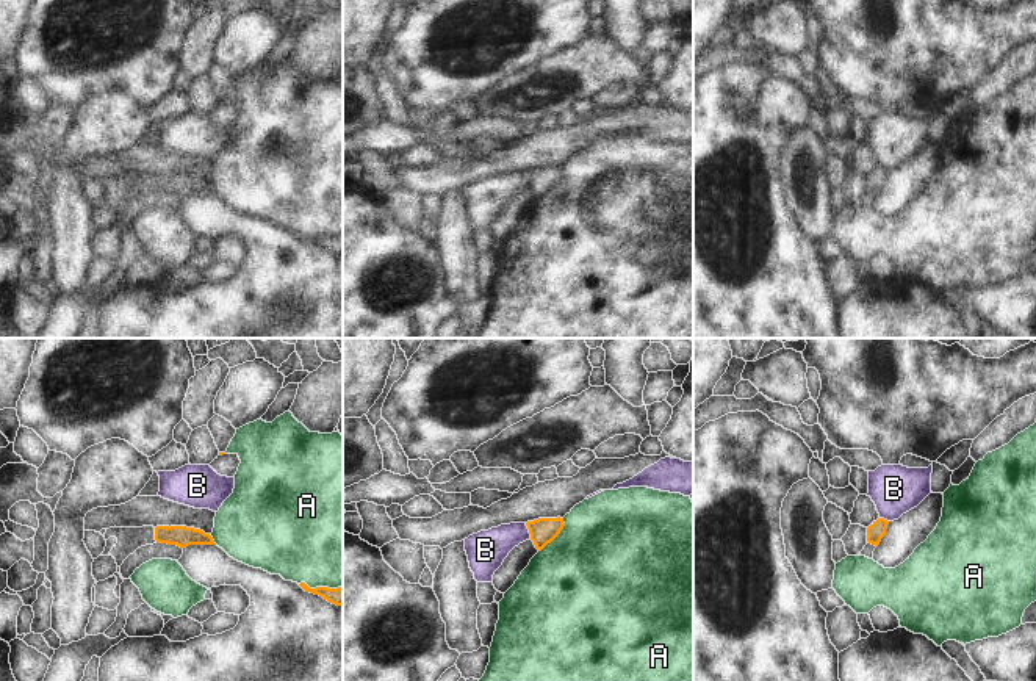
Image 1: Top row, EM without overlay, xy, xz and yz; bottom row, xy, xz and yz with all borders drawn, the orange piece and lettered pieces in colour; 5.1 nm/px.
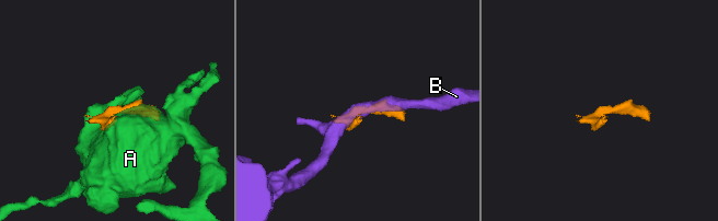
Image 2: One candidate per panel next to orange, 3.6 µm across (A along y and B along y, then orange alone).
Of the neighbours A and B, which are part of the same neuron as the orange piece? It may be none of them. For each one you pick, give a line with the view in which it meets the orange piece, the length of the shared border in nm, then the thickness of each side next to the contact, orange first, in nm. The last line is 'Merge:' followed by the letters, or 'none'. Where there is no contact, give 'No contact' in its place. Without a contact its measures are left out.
Merge: none.

